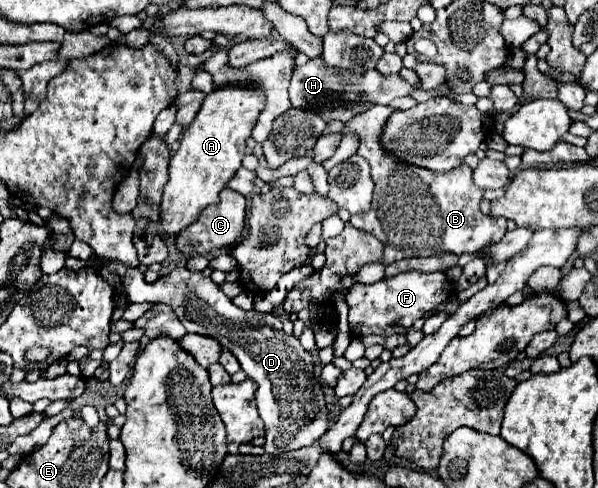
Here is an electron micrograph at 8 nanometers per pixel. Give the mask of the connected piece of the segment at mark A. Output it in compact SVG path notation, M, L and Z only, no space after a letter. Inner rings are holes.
M223 87L207 93L197 117L191 125L185 127L181 137L181 147L173 153L169 163L169 181L163 191L163 203L161 203L161 227L167 235L177 235L185 227L189 227L199 213L207 205L215 205L219 201L219 193L225 189L227 181L237 173L241 167L241 159L245 157L245 141L251 137L251 129L257 121L257 115L263 107L263 95L261 91L249 91L245 87Z

